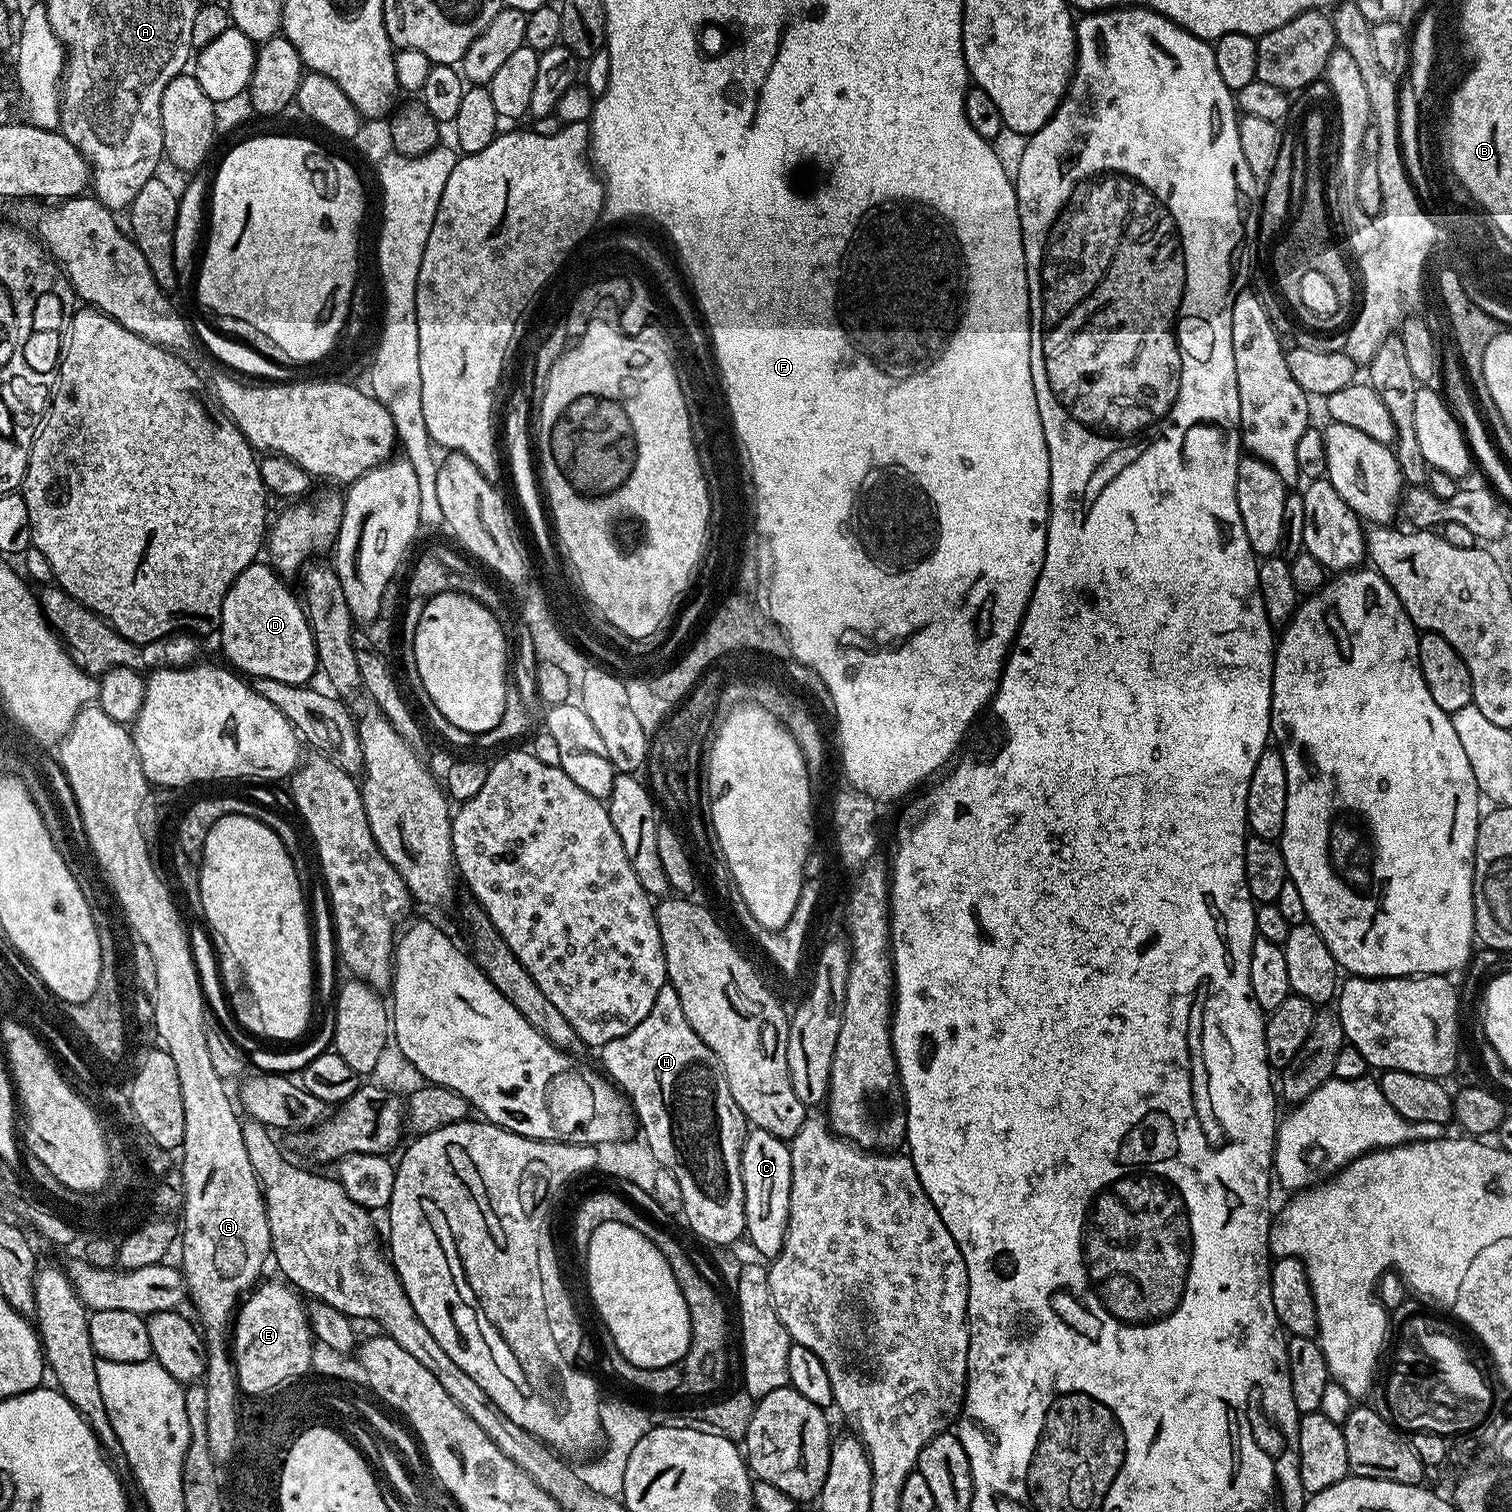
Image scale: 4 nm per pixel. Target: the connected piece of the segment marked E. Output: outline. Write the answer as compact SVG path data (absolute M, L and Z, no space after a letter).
M261 1283L239 1305L234 1316L234 1323L230 1328L230 1351L232 1364L236 1367L236 1383L239 1391L248 1396L264 1396L275 1388L287 1385L309 1375L308 1367L312 1364L312 1344L314 1337L312 1327L308 1324L308 1310L301 1293L287 1283L264 1284Z

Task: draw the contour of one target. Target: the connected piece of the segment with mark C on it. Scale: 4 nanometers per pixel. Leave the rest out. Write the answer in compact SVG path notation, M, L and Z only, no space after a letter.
M752 1128L745 1135L742 1150L742 1182L744 1183L744 1231L746 1240L756 1247L760 1256L774 1258L784 1245L790 1214L790 1147L761 1128Z

